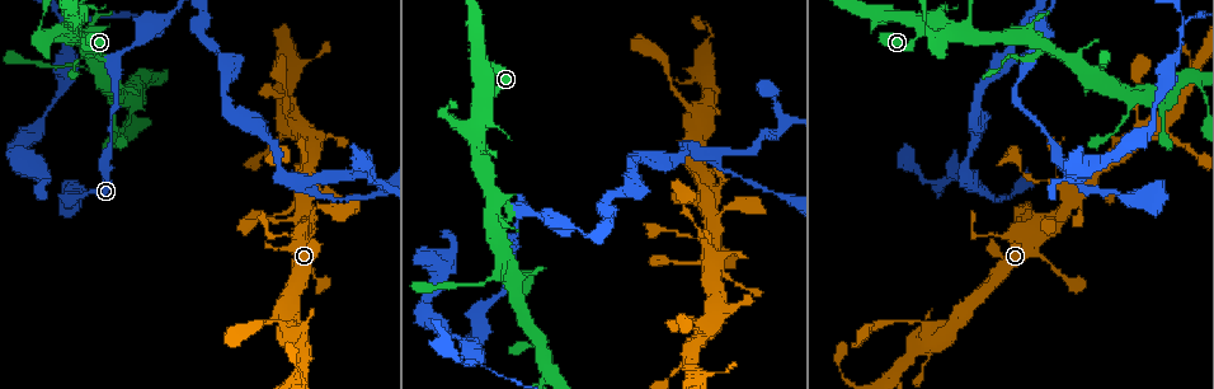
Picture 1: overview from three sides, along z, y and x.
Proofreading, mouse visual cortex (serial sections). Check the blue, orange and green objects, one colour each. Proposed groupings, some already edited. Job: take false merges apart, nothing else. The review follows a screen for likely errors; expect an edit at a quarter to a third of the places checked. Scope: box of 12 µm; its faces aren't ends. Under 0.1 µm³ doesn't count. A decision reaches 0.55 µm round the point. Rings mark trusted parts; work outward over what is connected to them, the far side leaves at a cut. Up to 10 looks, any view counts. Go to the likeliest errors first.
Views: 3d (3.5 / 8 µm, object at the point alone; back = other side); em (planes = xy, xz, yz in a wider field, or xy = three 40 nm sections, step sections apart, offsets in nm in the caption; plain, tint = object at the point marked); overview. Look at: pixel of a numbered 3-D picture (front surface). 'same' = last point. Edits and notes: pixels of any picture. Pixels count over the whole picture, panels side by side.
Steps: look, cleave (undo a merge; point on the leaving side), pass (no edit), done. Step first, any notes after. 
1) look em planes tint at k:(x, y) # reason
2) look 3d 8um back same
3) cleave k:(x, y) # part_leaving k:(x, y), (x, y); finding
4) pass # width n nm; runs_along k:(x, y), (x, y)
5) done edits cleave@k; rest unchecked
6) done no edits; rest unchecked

look 3d 3.5um at 1:(970, 182) # abrupt turn

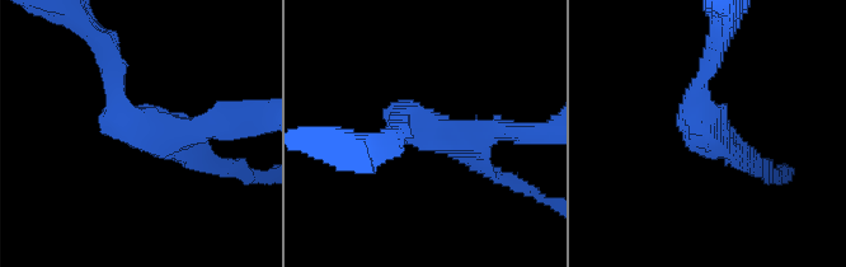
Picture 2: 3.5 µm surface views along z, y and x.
pass # arms 3; runs_along 2:(113, 83), (130, 126), (243, 115); all the same cell

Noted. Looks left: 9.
look 3d 3.5um at 1:(305, 196) # two arms in line, one across

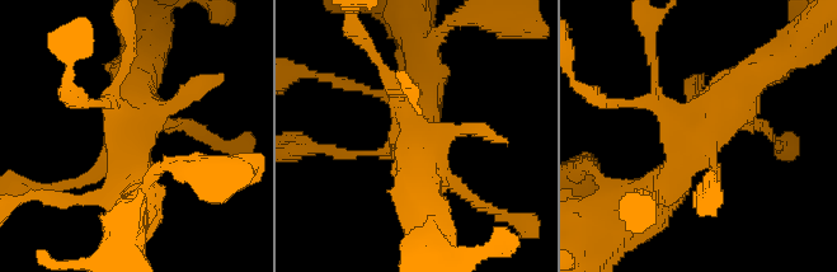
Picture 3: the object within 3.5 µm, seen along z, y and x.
look em planes tint at 3:(697, 139) # need the tissue

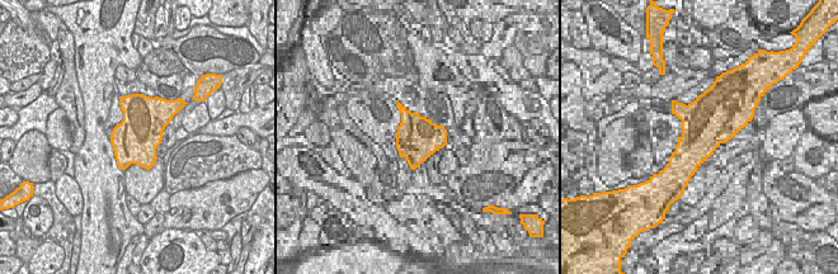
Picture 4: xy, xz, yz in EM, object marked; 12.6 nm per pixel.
pass # runs_along 3:(645, 204), (752, 75); one cell here

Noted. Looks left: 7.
look 3d 3.5um at 1:(482, 95) # sudden change in width

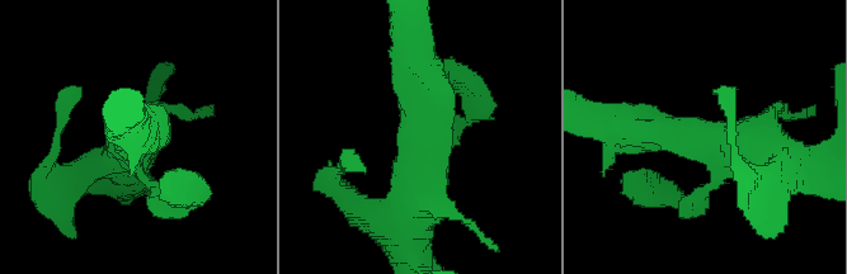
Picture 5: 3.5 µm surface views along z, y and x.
look em planes tint at 5:(709, 138) # need the tissue

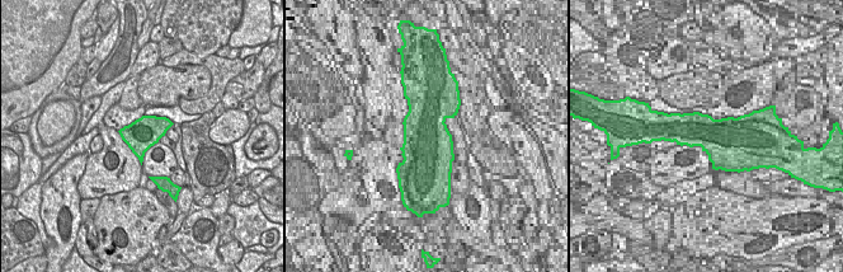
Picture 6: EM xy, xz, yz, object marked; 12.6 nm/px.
pass # width 400 nm; runs_along 5:(702, 194), (732, 164), (715, 140), (624, 128); all the same cell

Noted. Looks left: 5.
look 3d 3.5um at 1:(99, 71) # a fork

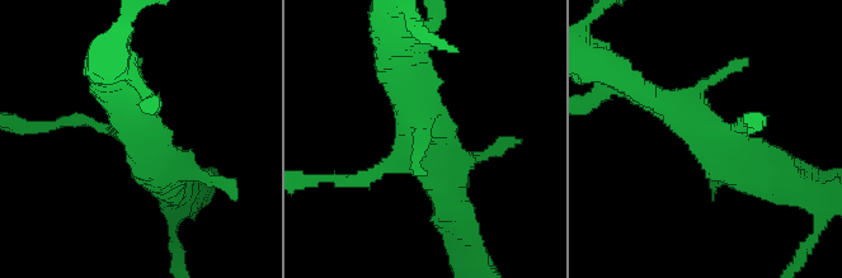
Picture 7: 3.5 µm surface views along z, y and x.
look em xy step 2 tint at 7:(703, 132)

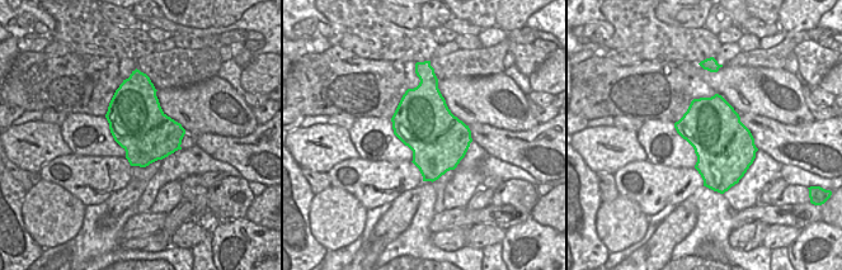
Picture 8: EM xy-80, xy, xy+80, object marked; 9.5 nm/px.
pass # runs_along 7:(641, 90), (767, 168); all the same cell

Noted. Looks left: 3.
done no edits; rest unchecked

